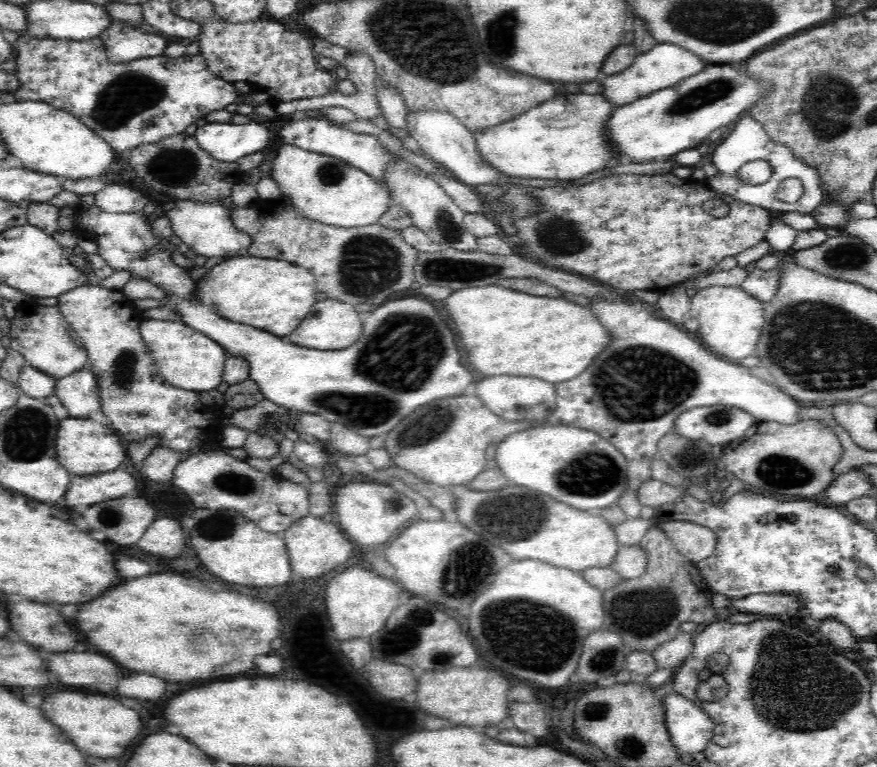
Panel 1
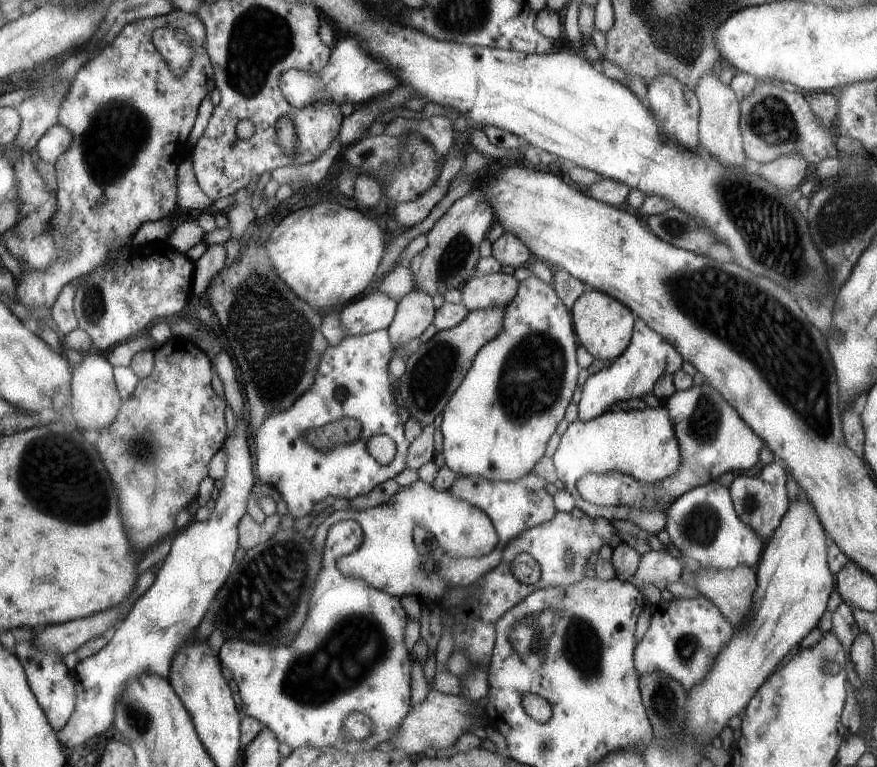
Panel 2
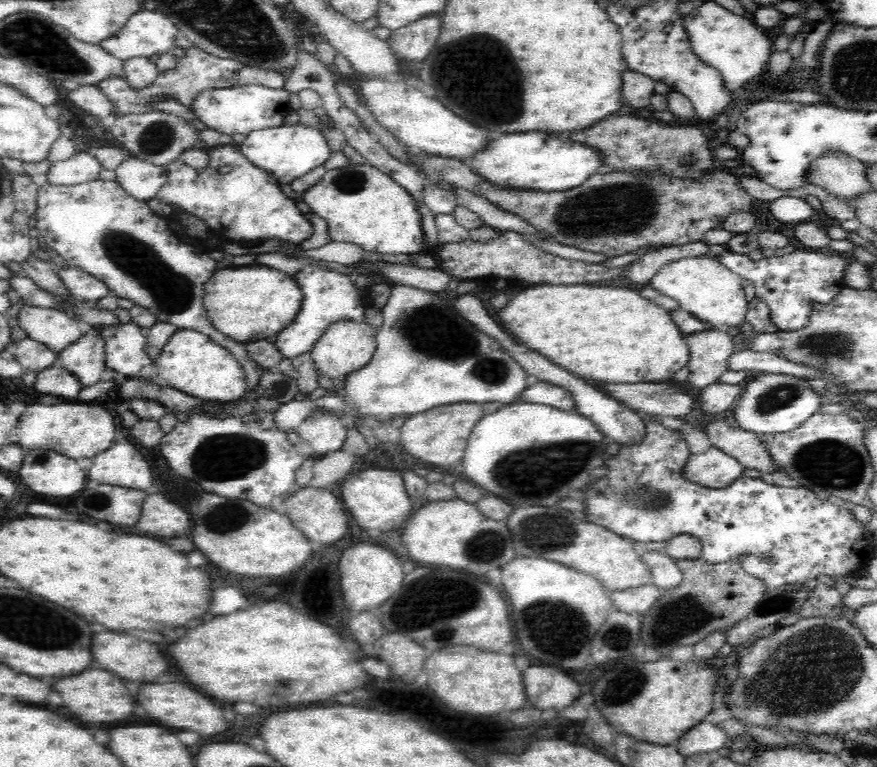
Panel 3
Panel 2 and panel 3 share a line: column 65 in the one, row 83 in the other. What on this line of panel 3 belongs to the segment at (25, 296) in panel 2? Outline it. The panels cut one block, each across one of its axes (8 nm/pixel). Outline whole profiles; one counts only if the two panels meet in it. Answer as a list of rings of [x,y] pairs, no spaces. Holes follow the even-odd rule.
[[[192,48],[186,50],[184,57],[179,58],[180,68],[174,72],[166,72],[166,74],[159,74],[154,80],[154,84],[144,90],[144,92],[134,92],[129,89],[129,86],[122,78],[108,78],[100,82],[98,85],[102,87],[102,91],[110,96],[112,101],[118,103],[118,112],[116,115],[123,115],[130,111],[148,111],[143,102],[154,95],[168,95],[178,97],[180,101],[187,104],[191,98],[199,91],[205,88],[224,88],[235,87],[242,85],[260,85],[267,86],[274,90],[284,90],[286,82],[288,82],[288,70],[278,69],[278,67],[258,67],[238,61],[234,58],[224,58],[218,55],[210,54],[202,48]]]

